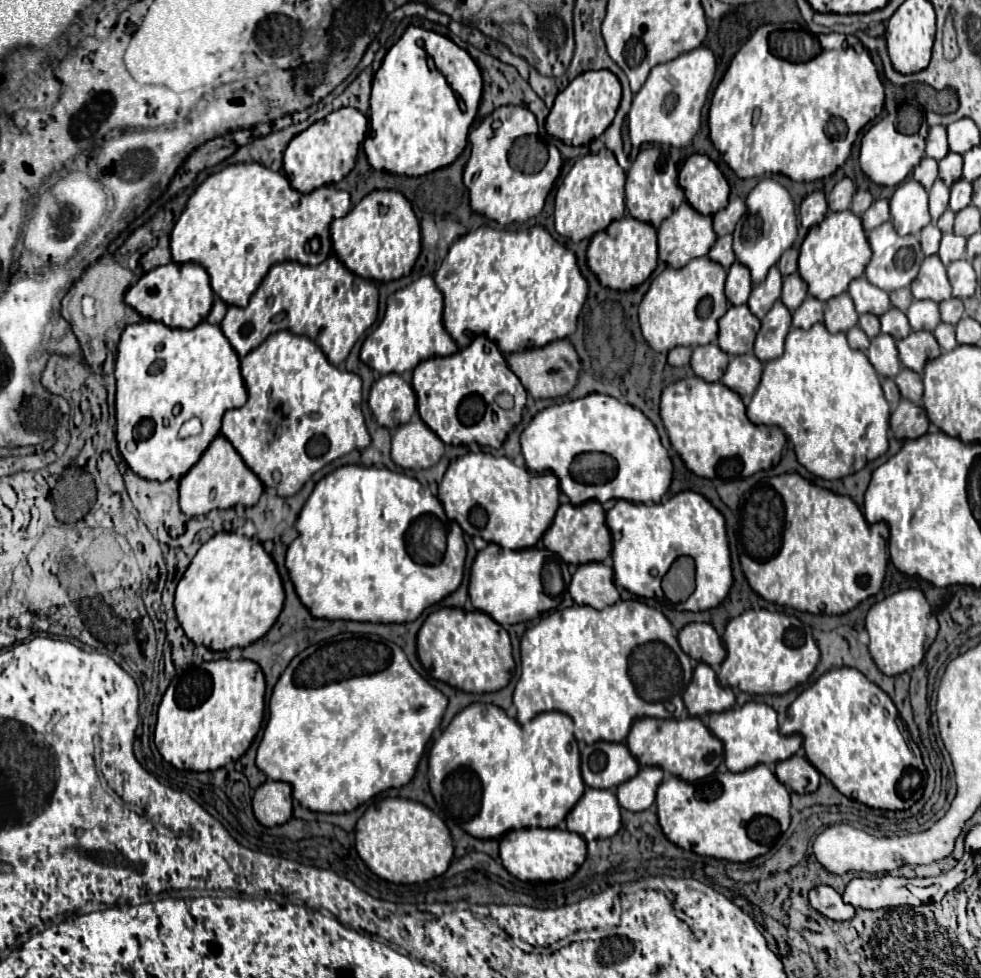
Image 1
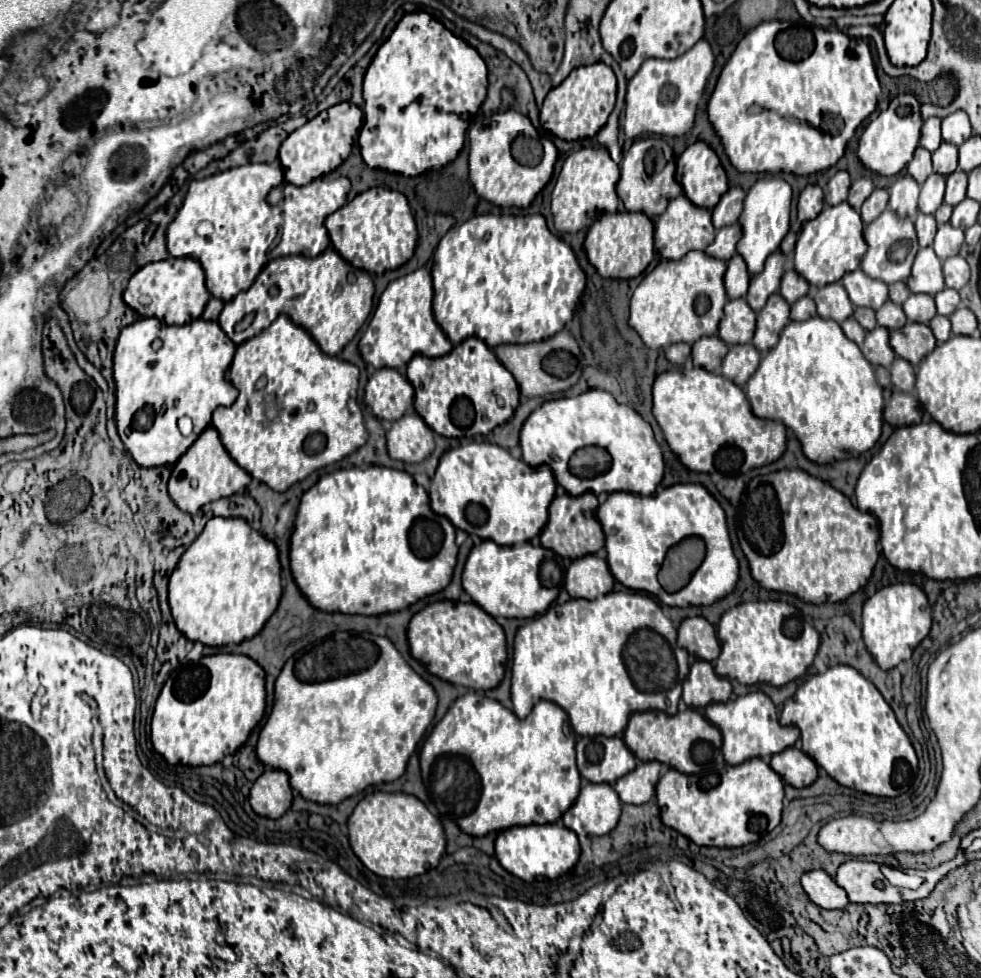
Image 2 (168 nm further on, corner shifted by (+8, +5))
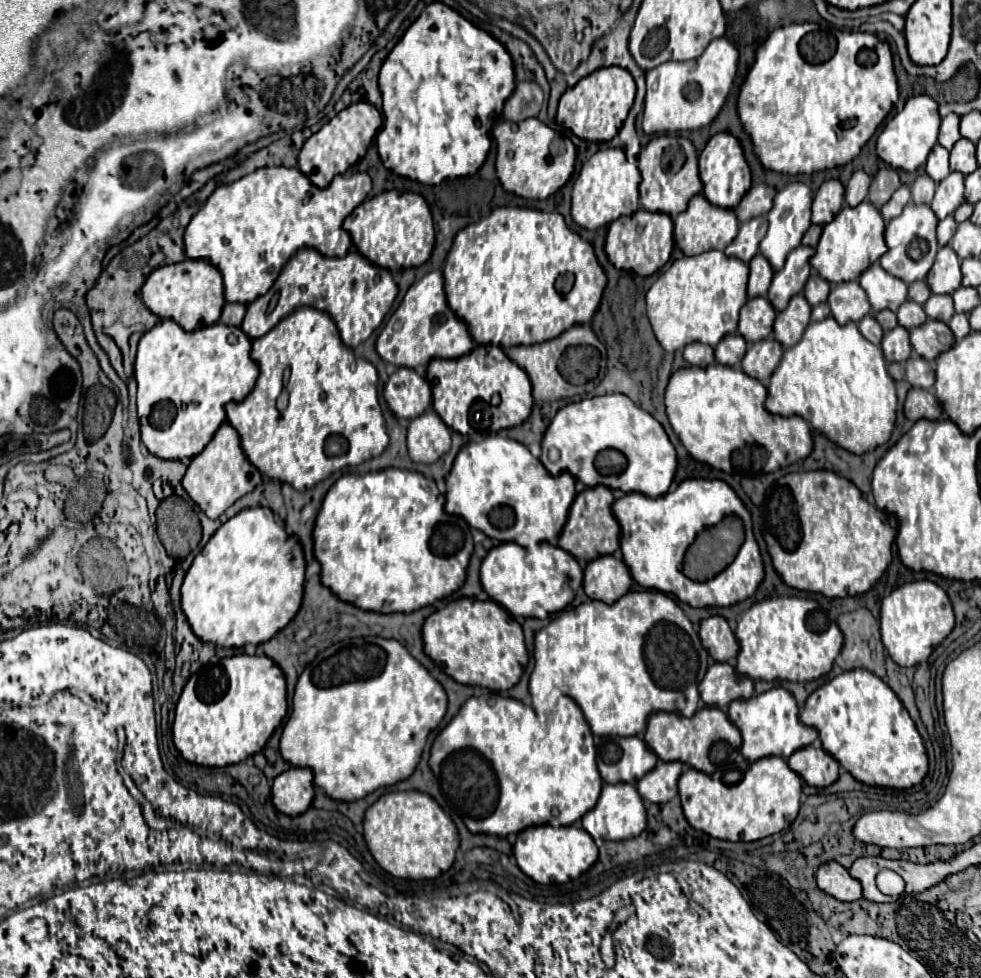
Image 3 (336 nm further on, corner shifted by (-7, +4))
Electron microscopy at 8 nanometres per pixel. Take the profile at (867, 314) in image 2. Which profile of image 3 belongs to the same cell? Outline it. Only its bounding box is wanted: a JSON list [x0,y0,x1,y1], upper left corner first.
[874,311,898,331]

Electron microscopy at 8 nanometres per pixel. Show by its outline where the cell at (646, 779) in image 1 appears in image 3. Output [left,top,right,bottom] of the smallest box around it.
[636,761,682,803]

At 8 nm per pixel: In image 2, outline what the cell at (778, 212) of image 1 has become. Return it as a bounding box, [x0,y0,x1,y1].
[737,178,791,274]

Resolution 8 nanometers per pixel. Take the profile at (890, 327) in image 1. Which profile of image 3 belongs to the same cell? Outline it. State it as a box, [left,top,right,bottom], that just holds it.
[896,301,928,329]

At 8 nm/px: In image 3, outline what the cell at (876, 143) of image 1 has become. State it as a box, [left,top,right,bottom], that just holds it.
[878,95,940,171]

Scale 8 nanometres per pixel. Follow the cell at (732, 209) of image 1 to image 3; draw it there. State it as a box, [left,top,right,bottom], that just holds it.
[736,183,776,221]

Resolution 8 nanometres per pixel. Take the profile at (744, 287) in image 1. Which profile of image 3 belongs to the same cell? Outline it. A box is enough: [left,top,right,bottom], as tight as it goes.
[748,255,774,297]

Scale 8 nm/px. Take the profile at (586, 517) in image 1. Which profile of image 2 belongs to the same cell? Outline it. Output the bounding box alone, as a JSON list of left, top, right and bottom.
[541,492,605,560]

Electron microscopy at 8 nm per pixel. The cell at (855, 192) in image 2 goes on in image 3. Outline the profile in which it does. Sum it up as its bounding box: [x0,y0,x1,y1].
[868,169,900,207]

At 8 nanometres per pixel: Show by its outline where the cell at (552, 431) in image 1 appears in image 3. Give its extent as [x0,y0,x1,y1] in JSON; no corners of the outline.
[540,393,676,497]

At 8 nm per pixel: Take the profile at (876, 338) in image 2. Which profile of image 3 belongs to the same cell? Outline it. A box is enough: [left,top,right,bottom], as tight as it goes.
[882,325,912,363]

